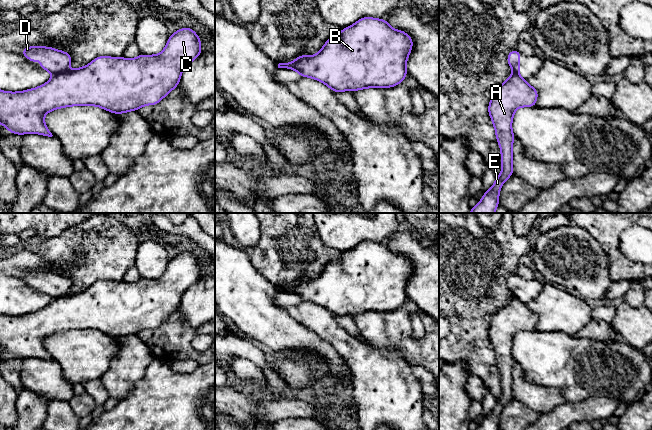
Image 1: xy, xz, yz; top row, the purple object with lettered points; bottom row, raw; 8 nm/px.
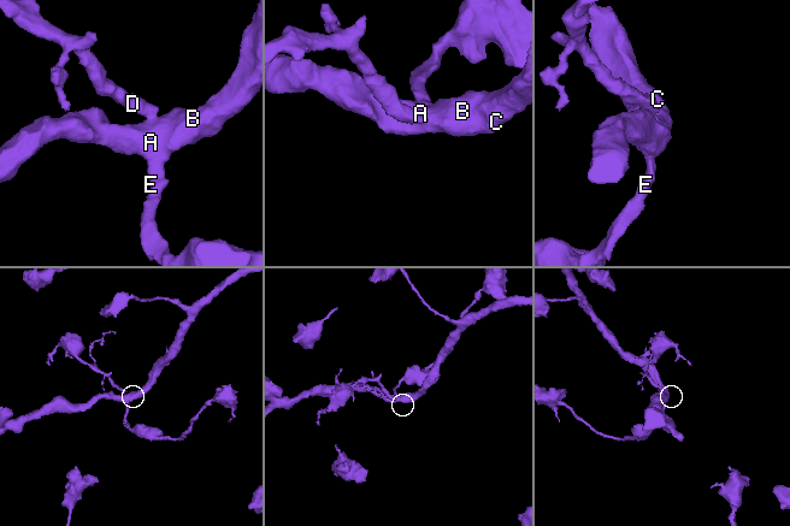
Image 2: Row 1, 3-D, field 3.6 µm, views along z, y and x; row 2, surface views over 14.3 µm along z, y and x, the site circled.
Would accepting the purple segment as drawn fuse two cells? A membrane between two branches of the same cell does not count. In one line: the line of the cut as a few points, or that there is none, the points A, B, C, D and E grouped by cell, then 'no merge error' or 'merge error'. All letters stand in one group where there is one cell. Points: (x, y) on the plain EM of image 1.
cut xy (69, 295), (53, 299); groups A B C E / D; merge error

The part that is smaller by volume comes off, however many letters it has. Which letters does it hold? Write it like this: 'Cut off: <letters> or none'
Cut off: D

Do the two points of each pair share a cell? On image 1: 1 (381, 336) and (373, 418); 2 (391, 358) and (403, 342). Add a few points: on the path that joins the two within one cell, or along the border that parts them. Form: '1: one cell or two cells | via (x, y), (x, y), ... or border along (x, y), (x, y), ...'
1: two cells | border along (371, 344), (377, 347), (399, 349), (403, 353)
2: two cells | border along (374, 345), (380, 348), (399, 349), (408, 361)

